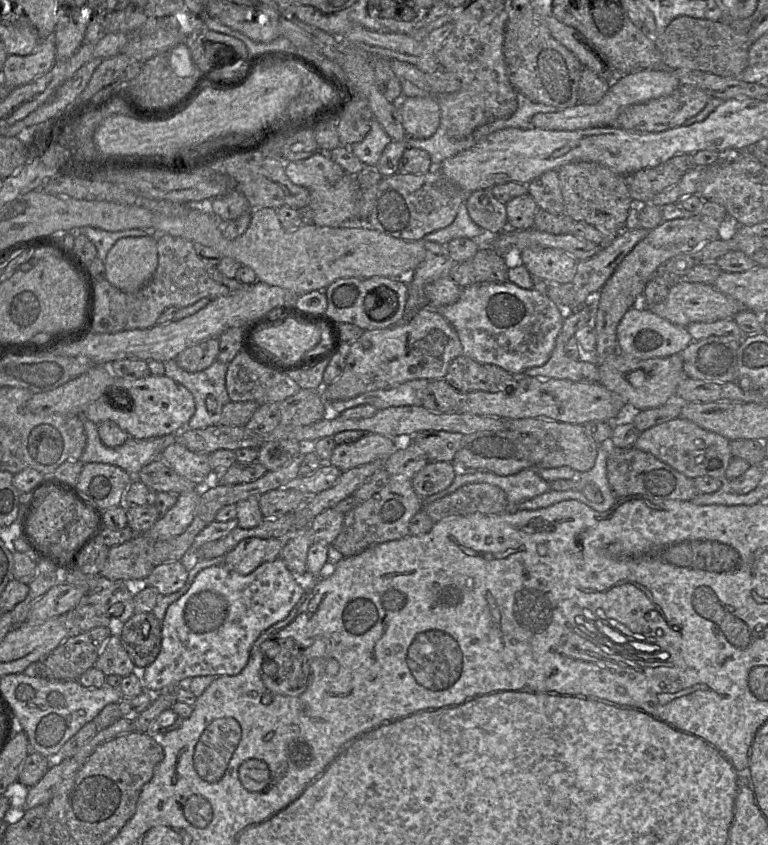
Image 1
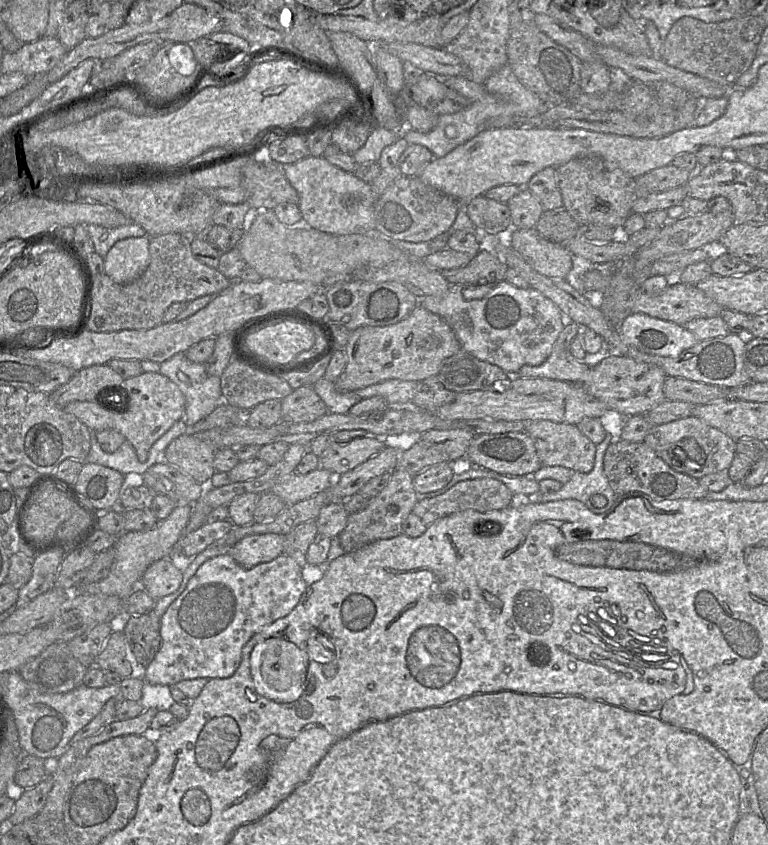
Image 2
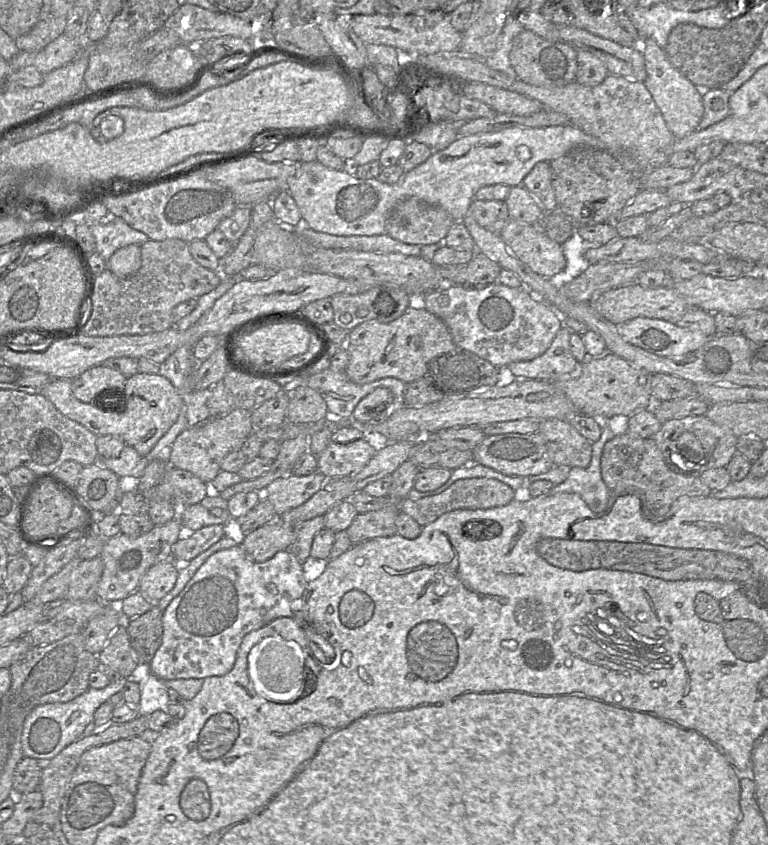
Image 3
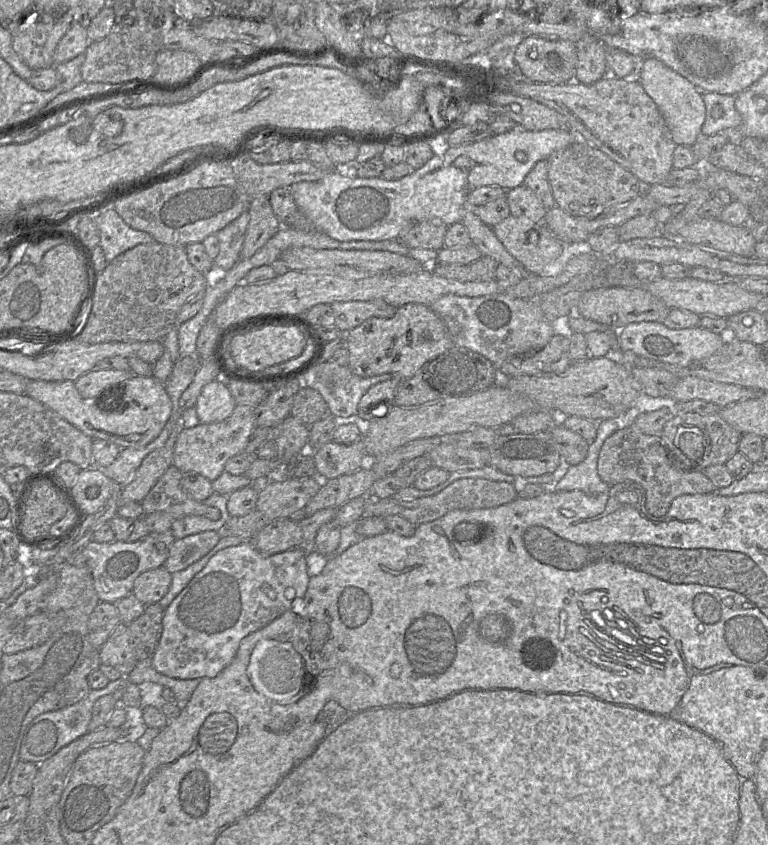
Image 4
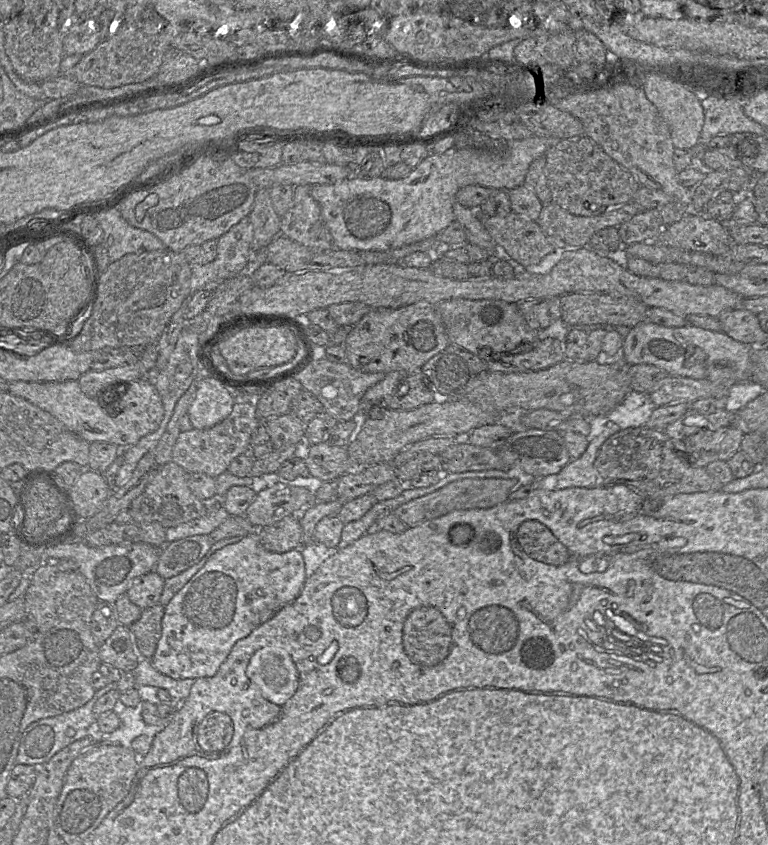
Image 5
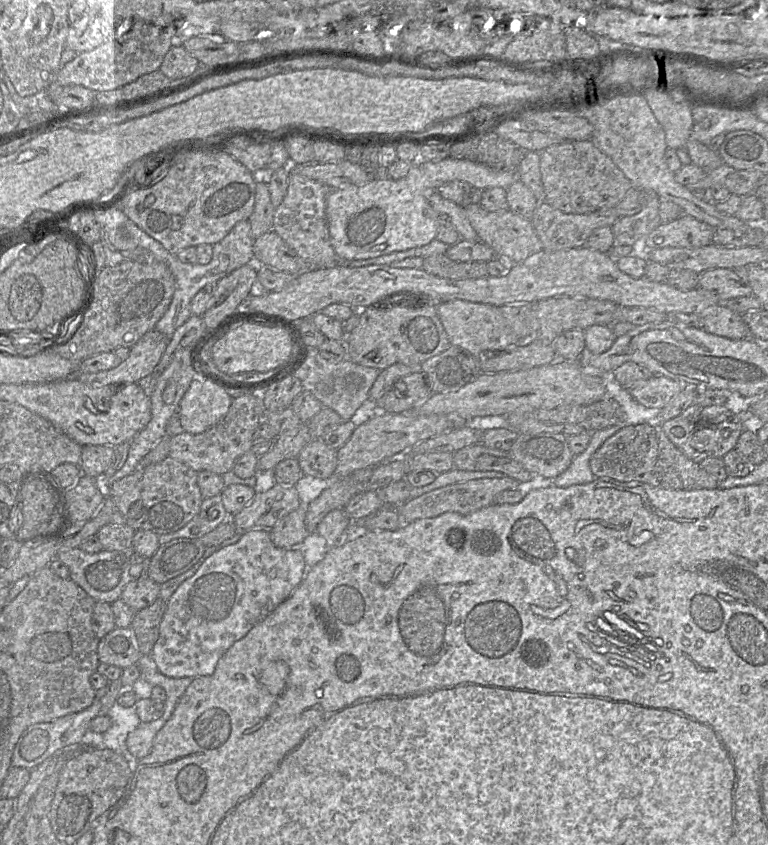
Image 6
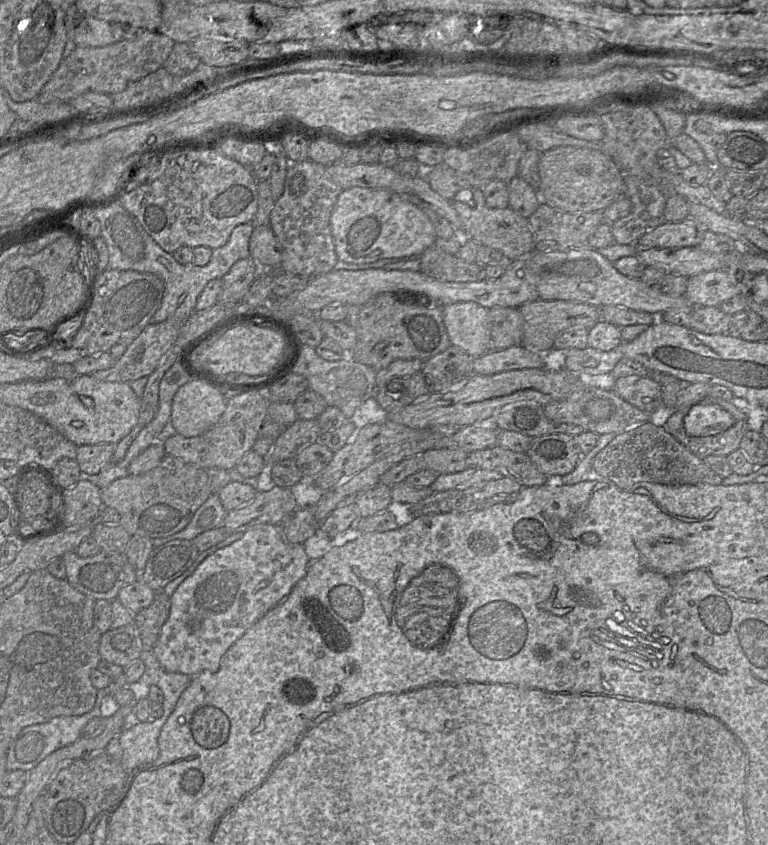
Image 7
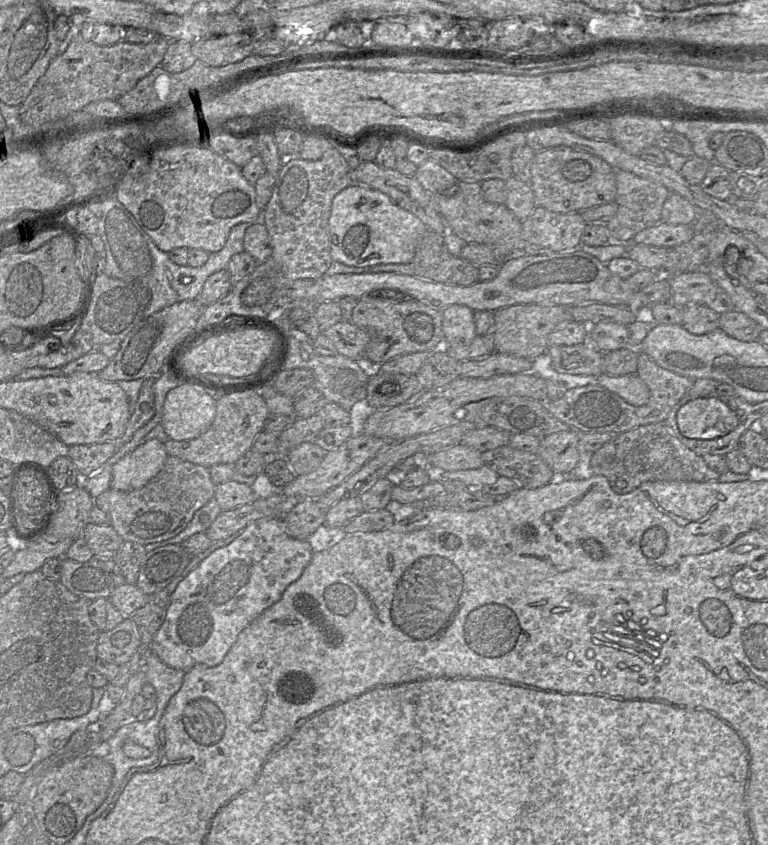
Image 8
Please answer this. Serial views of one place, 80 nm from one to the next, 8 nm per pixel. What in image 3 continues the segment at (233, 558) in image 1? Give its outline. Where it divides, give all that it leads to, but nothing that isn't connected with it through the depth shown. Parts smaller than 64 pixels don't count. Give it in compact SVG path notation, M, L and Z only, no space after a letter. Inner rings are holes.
M272 521L246 533L241 547L255 562L264 562L282 550L289 550L294 541L292 525Z

